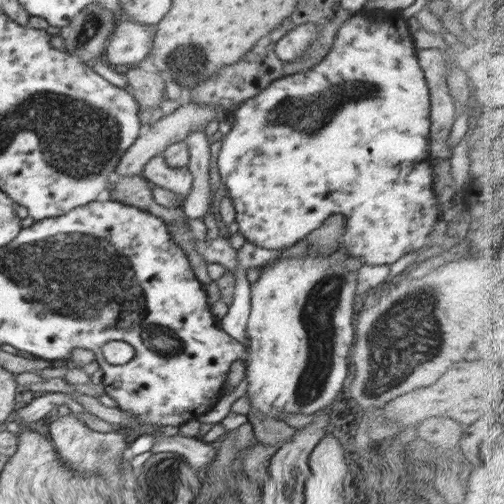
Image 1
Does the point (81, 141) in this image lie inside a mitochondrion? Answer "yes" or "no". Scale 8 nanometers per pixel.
yes

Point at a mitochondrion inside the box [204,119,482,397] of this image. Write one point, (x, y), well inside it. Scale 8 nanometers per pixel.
(394, 326)

